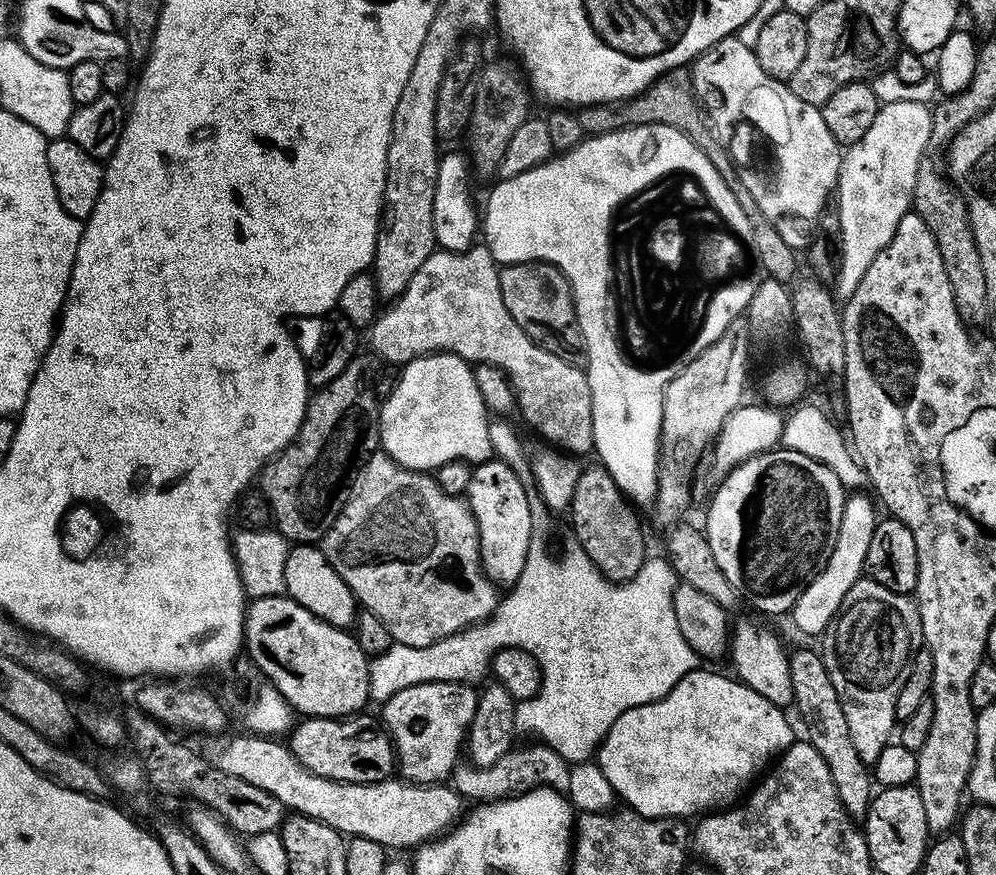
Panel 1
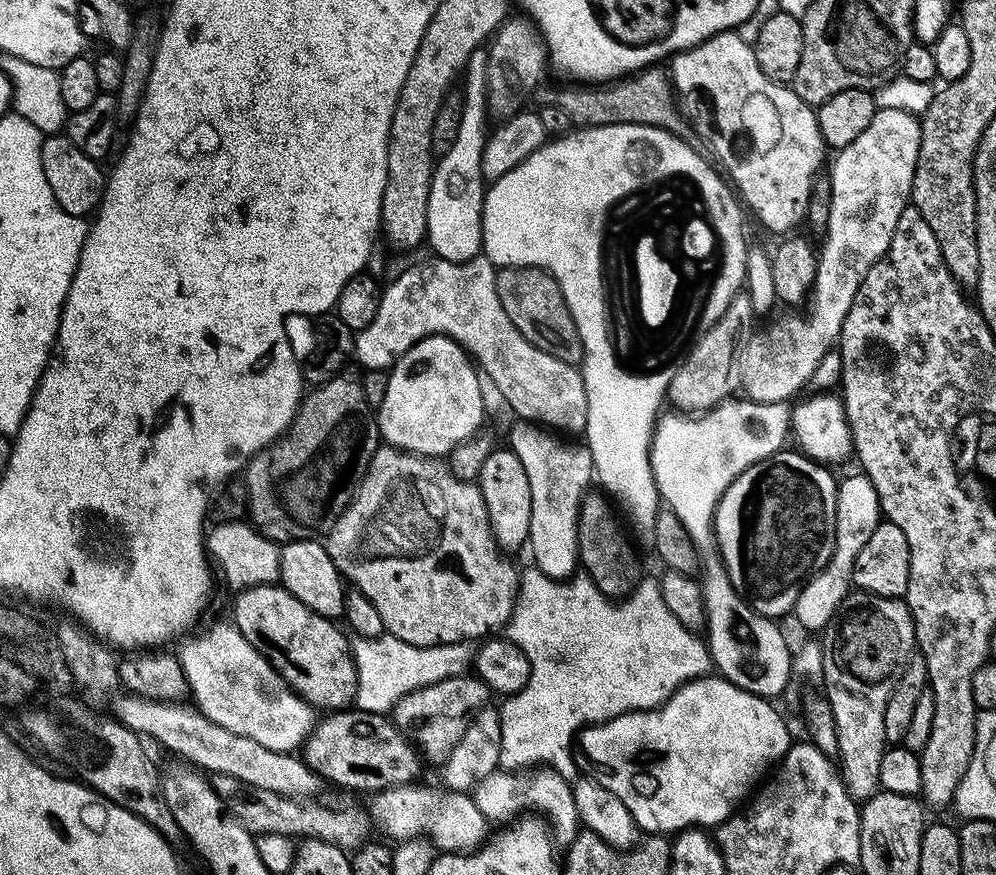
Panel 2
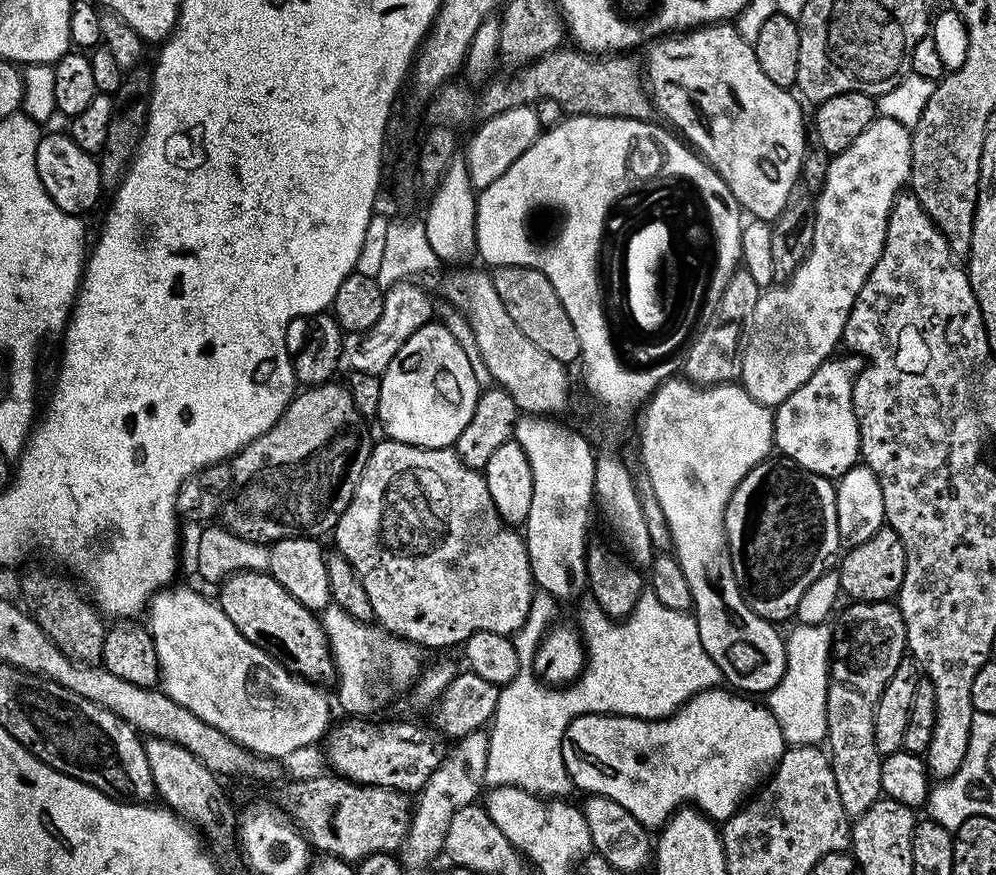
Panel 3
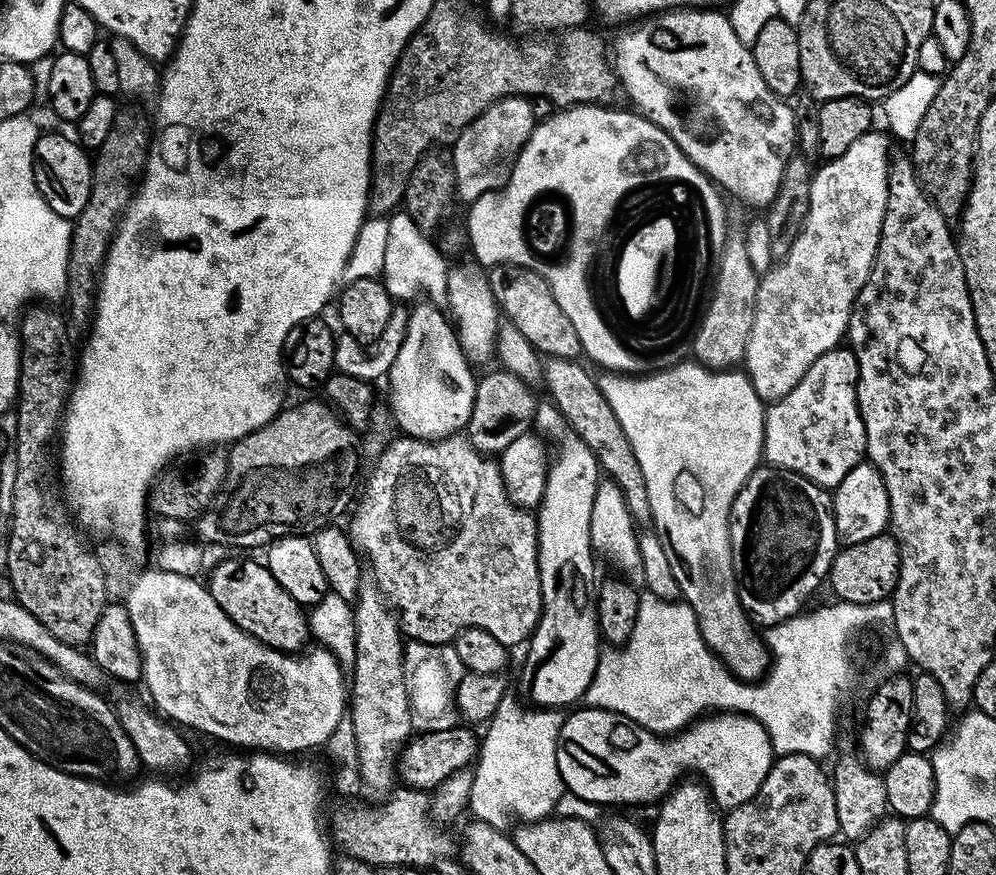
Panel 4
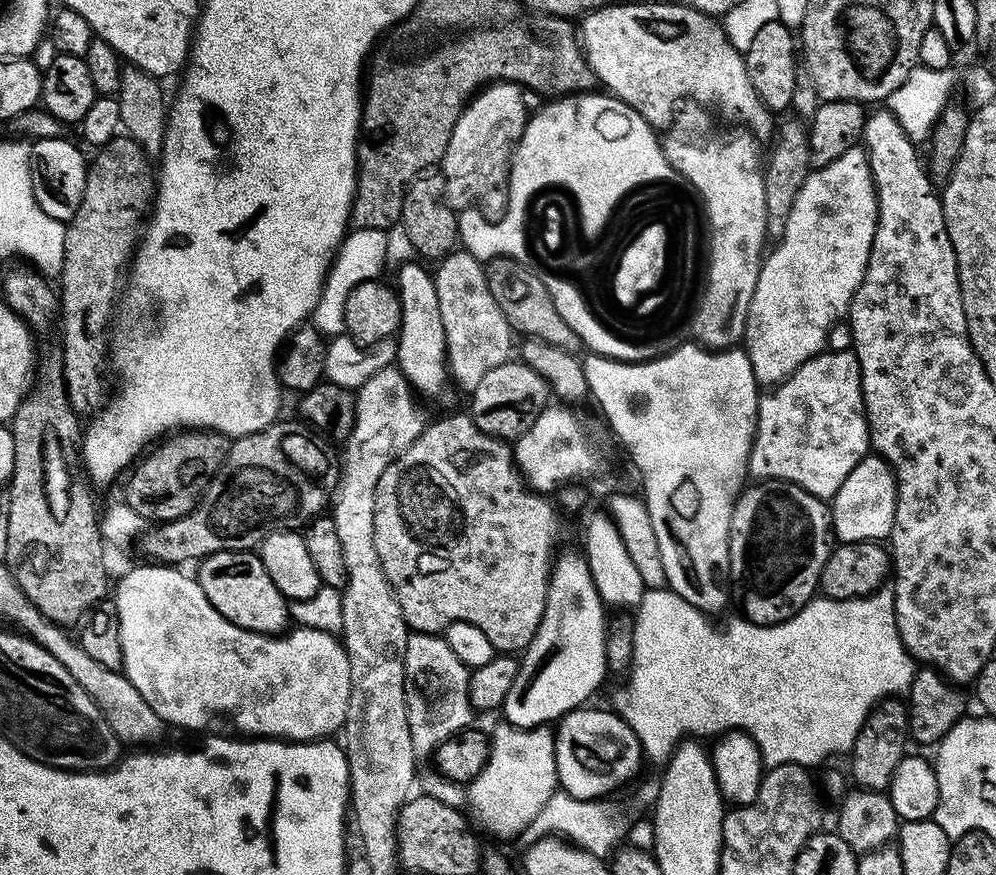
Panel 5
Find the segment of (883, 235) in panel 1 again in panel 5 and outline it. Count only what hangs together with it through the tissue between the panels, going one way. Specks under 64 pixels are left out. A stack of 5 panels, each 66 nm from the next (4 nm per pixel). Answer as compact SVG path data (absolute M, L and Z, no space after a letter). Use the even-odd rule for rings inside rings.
M857 146L846 150L846 154L842 154L842 158L838 158L834 162L830 162L830 166L809 171L806 182L800 187L798 198L794 202L794 210L790 212L786 230L783 236L779 237L777 244L780 245L778 245L772 253L769 251L767 255L763 257L760 273L758 274L758 286L754 286L754 298L750 302L750 310L746 318L742 347L744 351L747 352L750 358L750 366L754 370L756 379L761 385L775 386L781 384L783 380L787 380L788 377L794 374L794 370L801 368L807 360L825 351L826 344L824 344L824 339L827 338L828 331L830 331L839 320L843 321L845 317L847 317L848 307L851 306L854 294L866 274L877 222L878 202L876 201L876 184L872 180L872 171L868 165L868 154L863 147Z

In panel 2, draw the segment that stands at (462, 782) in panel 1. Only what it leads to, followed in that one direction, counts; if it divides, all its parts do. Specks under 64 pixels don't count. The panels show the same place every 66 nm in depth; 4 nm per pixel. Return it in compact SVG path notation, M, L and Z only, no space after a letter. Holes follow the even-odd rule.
M540 766L535 770L491 772L486 778L482 778L482 782L472 787L470 795L474 806L478 806L478 810L482 810L482 814L490 822L496 822L496 820L512 822L521 814L539 814L550 825L551 835L555 843L560 846L571 844L572 839L582 830L578 810L574 806L572 784L563 780L553 768L547 766Z

